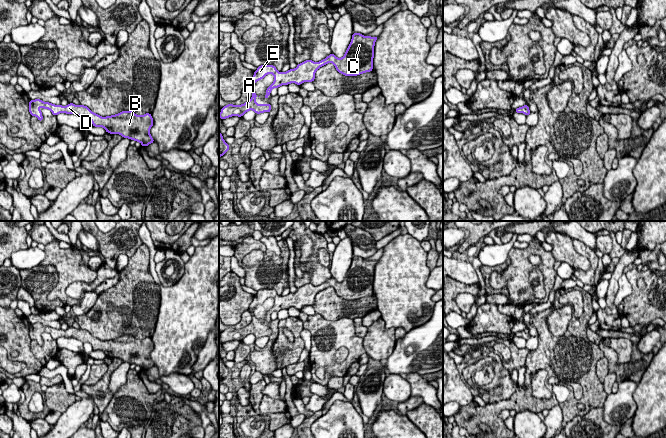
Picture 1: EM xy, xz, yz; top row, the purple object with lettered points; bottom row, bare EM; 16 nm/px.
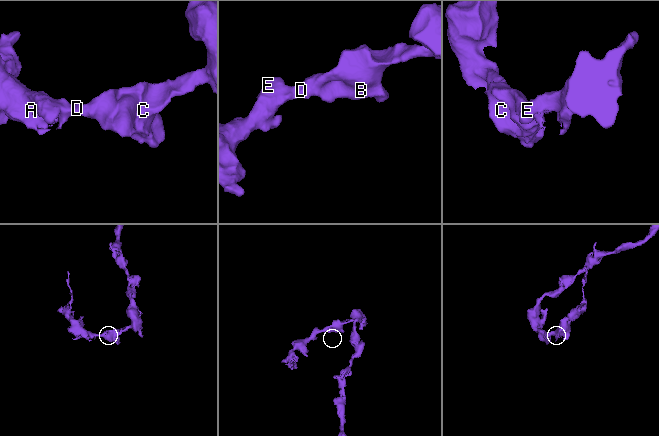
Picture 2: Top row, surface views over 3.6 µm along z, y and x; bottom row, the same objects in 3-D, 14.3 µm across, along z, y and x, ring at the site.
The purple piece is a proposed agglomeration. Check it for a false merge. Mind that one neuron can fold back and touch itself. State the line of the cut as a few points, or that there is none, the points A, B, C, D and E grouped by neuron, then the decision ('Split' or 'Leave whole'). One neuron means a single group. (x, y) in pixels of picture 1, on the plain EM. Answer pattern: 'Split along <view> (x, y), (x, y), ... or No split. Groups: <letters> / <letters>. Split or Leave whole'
No split. Groups: A B C D E. Leave whole

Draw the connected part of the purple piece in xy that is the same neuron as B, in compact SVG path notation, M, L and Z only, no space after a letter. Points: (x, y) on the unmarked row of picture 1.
M41 323L29 325L29 337L31 340L36 340L39 345L43 344L41 332L49 333L55 340L66 337L75 338L83 343L88 342L94 351L103 351L111 359L120 358L123 362L140 366L144 371L154 366L150 358L154 347L150 337L137 339L133 335L122 335L115 339L102 341L81 328L69 327L67 330L62 330L43 326Z

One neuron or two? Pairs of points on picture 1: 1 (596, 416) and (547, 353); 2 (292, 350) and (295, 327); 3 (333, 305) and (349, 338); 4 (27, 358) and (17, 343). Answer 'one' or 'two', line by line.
1: two
2: one
3: two
4: one

